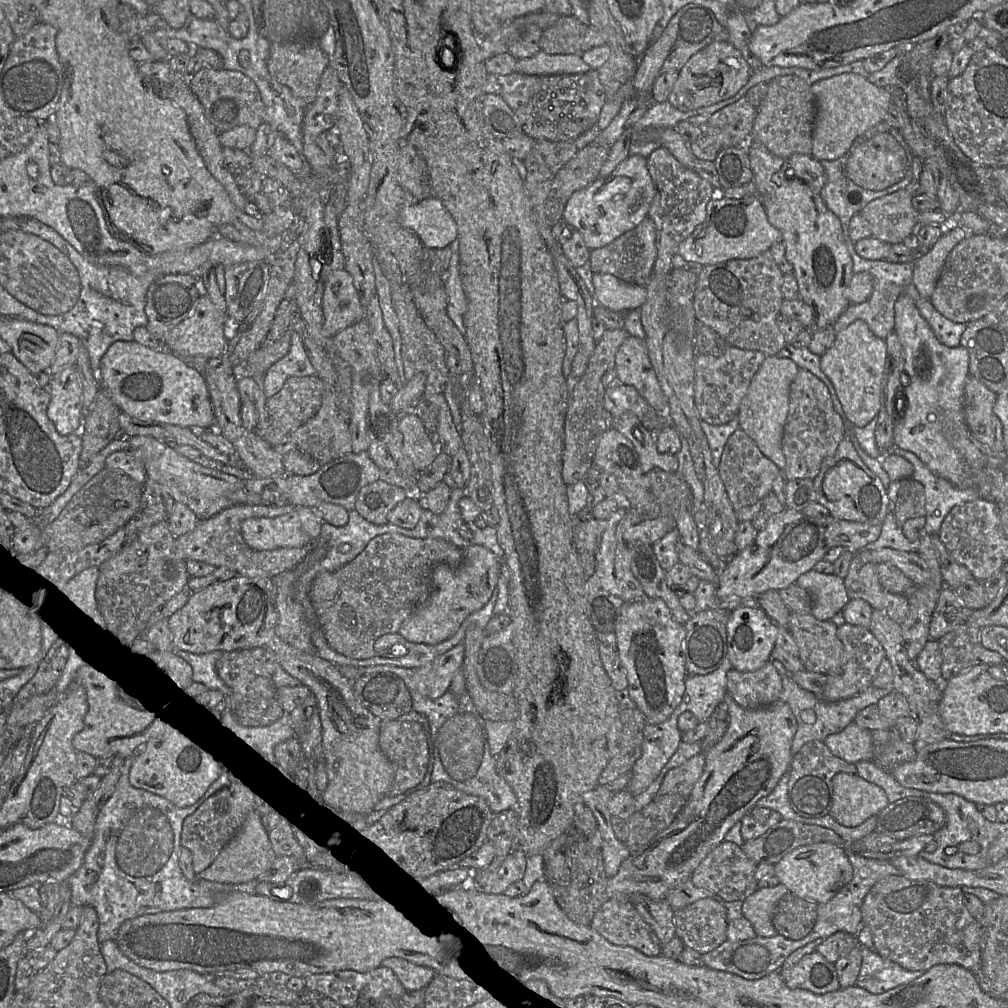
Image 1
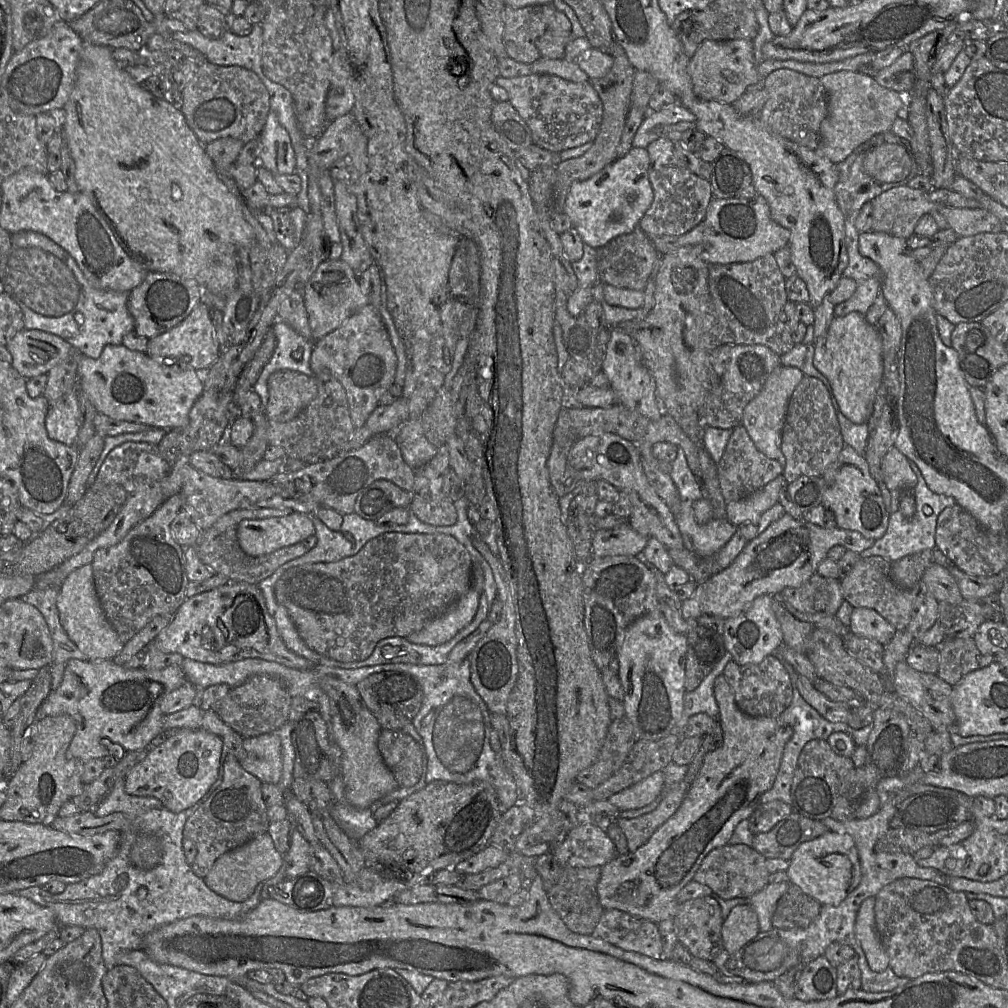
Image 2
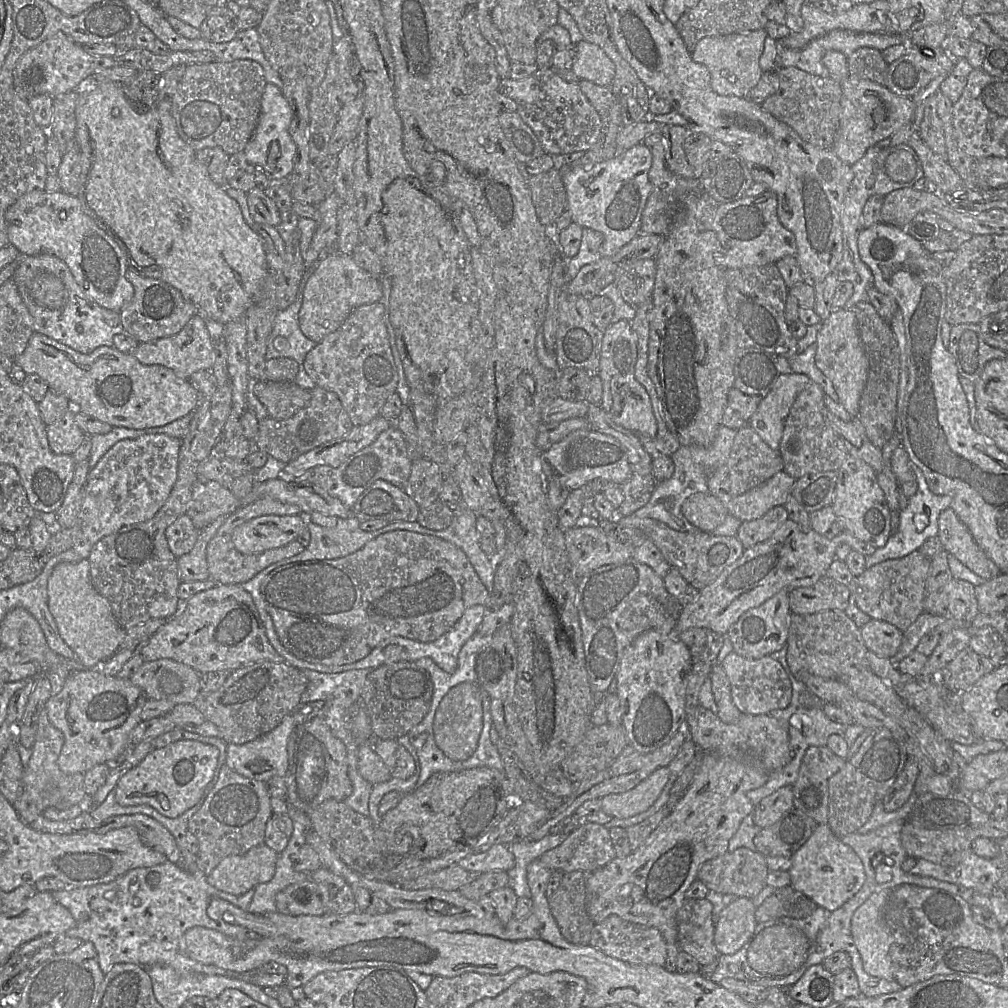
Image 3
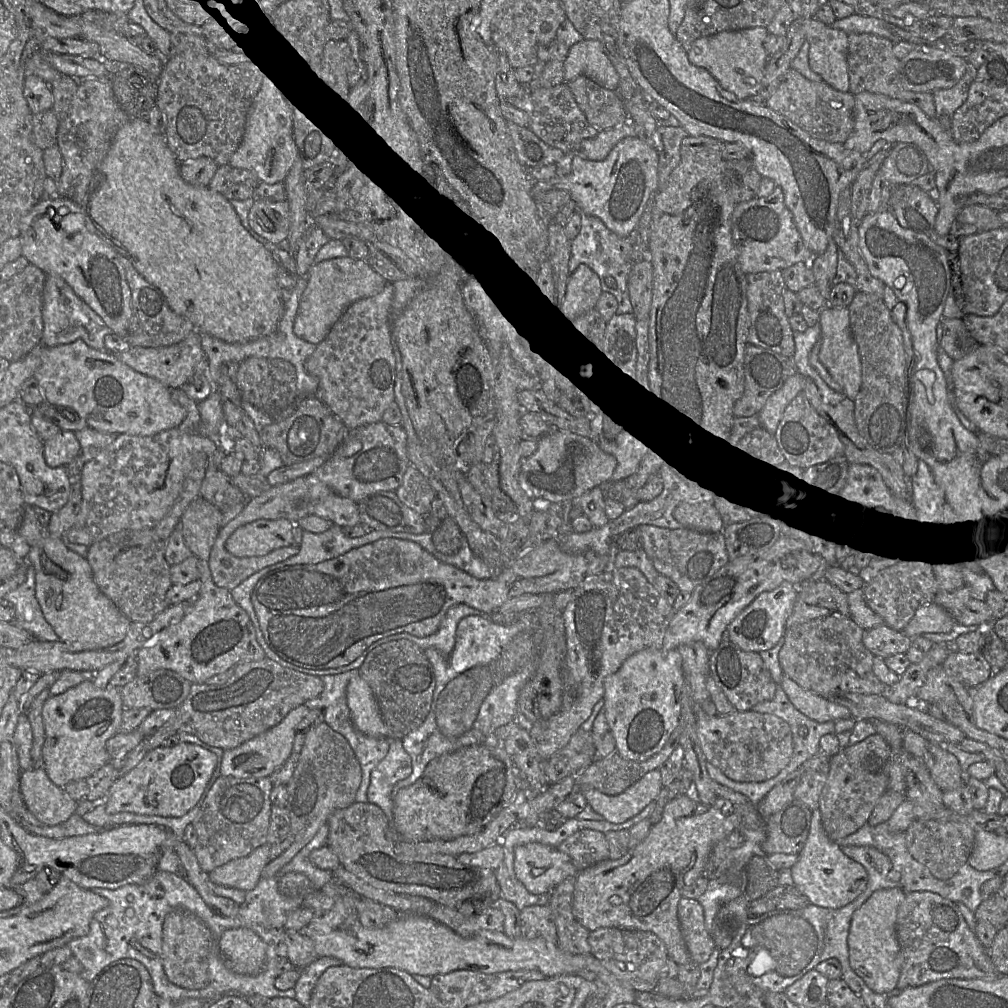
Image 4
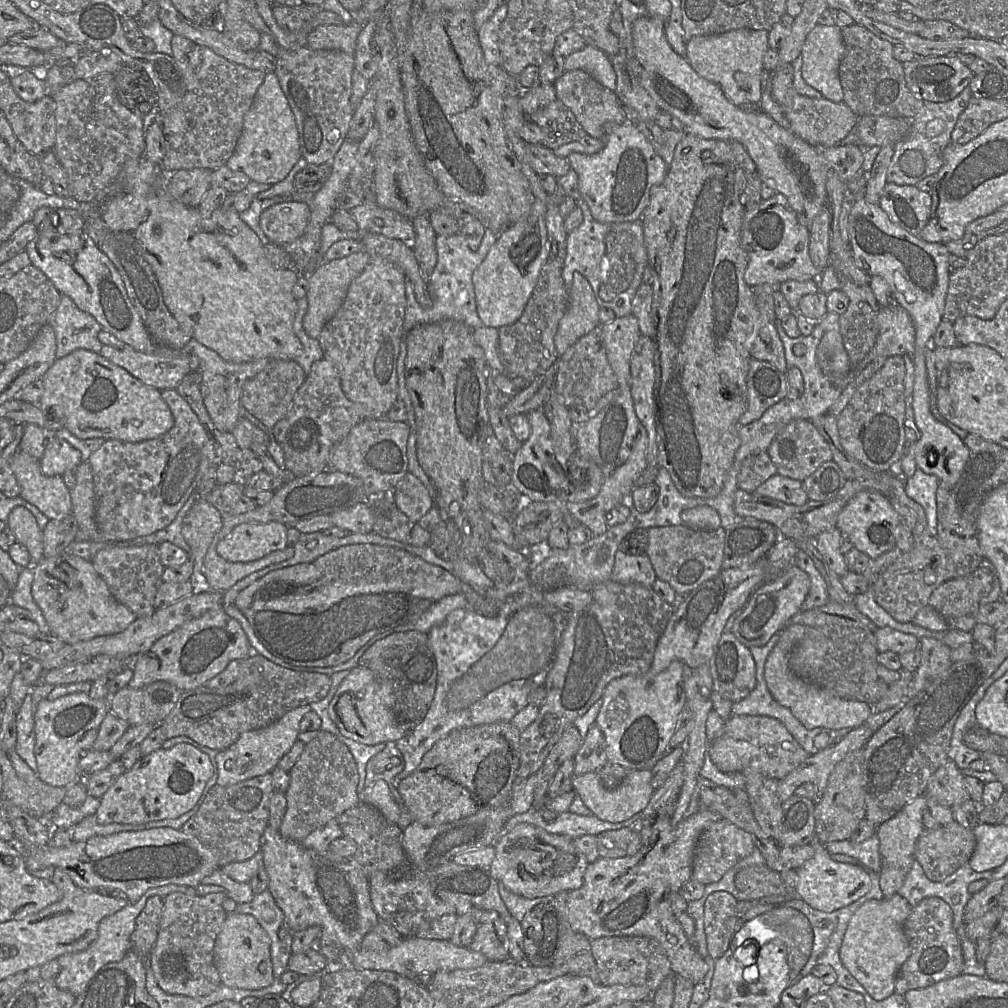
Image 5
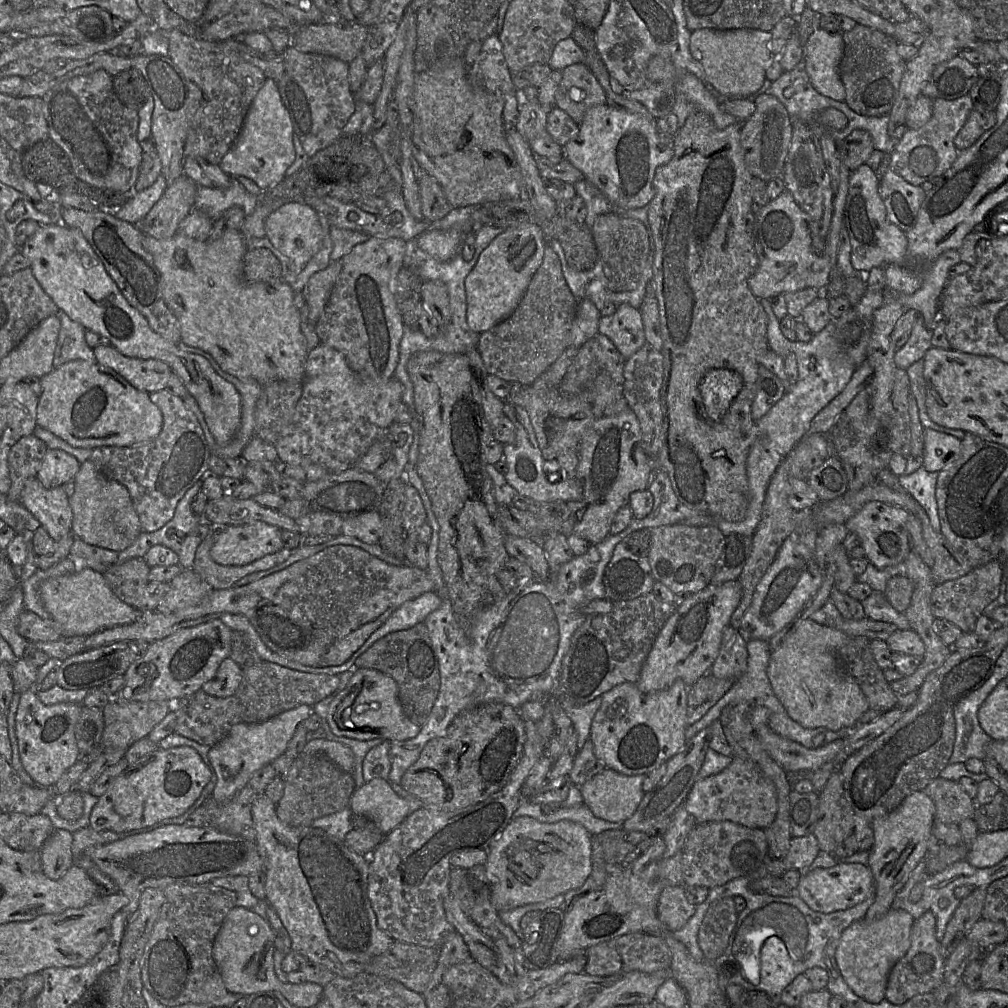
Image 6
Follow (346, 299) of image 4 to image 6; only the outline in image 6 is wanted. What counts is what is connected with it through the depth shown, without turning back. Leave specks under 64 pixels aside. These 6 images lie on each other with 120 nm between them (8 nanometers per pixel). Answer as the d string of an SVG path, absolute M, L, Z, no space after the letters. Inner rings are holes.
M340 260L332 262L309 279L307 287L302 291L308 306L308 320L316 325L327 304L338 275L342 269Z

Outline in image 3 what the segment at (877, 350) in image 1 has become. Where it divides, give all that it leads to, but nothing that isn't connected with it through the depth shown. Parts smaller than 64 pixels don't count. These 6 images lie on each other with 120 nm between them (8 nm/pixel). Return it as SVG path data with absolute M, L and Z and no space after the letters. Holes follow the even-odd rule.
M840 308L819 324L815 365L831 380L839 402L852 417L858 417L859 402L865 388L869 361L862 345L853 309Z

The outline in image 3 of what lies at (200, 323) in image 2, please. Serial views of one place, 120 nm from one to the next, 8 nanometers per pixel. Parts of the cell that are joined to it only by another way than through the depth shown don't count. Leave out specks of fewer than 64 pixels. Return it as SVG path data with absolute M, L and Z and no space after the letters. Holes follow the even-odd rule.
M200 310L199 314L193 316L177 334L140 343L131 354L144 365L159 364L170 368L176 376L183 379L189 379L198 371L211 371L216 358L215 342Z

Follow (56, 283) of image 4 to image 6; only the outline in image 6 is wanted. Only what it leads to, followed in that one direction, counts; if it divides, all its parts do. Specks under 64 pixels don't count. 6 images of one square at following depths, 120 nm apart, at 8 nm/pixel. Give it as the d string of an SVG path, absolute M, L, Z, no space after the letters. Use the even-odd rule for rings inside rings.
M63 312L59 313L59 318L60 331L54 352L53 368L76 359L96 363L93 348L85 341L86 329Z

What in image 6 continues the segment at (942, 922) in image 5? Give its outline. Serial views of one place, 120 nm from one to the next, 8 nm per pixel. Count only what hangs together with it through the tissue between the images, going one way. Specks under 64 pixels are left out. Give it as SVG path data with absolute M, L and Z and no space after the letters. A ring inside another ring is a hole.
M927 911L913 922L909 950L889 973L885 999L892 1004L901 1005L917 995L933 993L943 982L945 960L940 941L936 938L935 915Z

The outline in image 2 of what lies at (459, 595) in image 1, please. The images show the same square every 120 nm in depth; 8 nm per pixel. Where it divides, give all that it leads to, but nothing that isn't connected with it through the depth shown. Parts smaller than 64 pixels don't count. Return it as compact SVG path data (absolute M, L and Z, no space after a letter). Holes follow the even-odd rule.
M479 565L471 567L471 586L448 609L433 618L425 626L409 636L407 641L414 644L438 646L451 640L474 618L483 592L484 574Z

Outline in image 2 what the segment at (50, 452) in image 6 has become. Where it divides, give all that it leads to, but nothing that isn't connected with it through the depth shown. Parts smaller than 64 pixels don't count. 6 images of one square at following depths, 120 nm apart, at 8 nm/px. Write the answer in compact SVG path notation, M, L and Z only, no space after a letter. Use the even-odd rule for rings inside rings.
M75 388L50 406L46 416L48 436L66 445L76 445L79 431L79 397Z

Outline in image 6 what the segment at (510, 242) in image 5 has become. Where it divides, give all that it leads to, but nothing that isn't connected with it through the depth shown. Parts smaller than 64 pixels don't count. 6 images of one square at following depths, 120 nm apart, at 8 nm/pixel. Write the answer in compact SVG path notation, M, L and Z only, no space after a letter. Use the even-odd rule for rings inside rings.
M530 224L506 229L480 254L476 266L465 280L467 298L466 319L472 331L481 334L512 315L519 305L533 275L543 261L545 247L546 238L541 228L535 224Z

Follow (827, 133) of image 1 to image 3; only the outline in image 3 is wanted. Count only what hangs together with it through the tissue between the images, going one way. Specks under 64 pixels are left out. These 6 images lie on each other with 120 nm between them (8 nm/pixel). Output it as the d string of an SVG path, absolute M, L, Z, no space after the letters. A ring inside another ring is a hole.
M845 78L842 88L840 125L833 146L836 156L848 165L861 159L879 141L889 139L912 121L915 105L911 97L899 96L889 88L866 79Z

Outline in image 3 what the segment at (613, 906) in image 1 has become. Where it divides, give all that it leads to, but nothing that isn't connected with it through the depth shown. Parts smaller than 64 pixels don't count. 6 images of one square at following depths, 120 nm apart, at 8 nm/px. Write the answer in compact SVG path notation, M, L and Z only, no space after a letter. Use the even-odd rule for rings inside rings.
M610 915L594 925L589 945L607 956L633 965L662 967L666 960L666 942L656 928L630 923L616 915Z

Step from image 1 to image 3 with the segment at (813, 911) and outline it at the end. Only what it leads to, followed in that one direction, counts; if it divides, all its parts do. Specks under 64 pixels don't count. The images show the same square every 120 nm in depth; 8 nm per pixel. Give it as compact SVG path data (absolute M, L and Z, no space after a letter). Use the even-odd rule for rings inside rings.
M789 885L776 889L764 898L756 907L755 917L758 923L783 917L802 919L818 907L810 898Z

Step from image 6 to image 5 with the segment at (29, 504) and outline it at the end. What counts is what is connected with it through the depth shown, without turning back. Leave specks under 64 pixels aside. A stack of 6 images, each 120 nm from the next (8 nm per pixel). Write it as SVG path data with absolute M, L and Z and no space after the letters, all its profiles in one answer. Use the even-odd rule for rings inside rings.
M20 450L11 458L10 467L20 488L19 496L36 506L49 520L62 519L72 514L70 490L62 476L44 475L40 469L40 461Z

